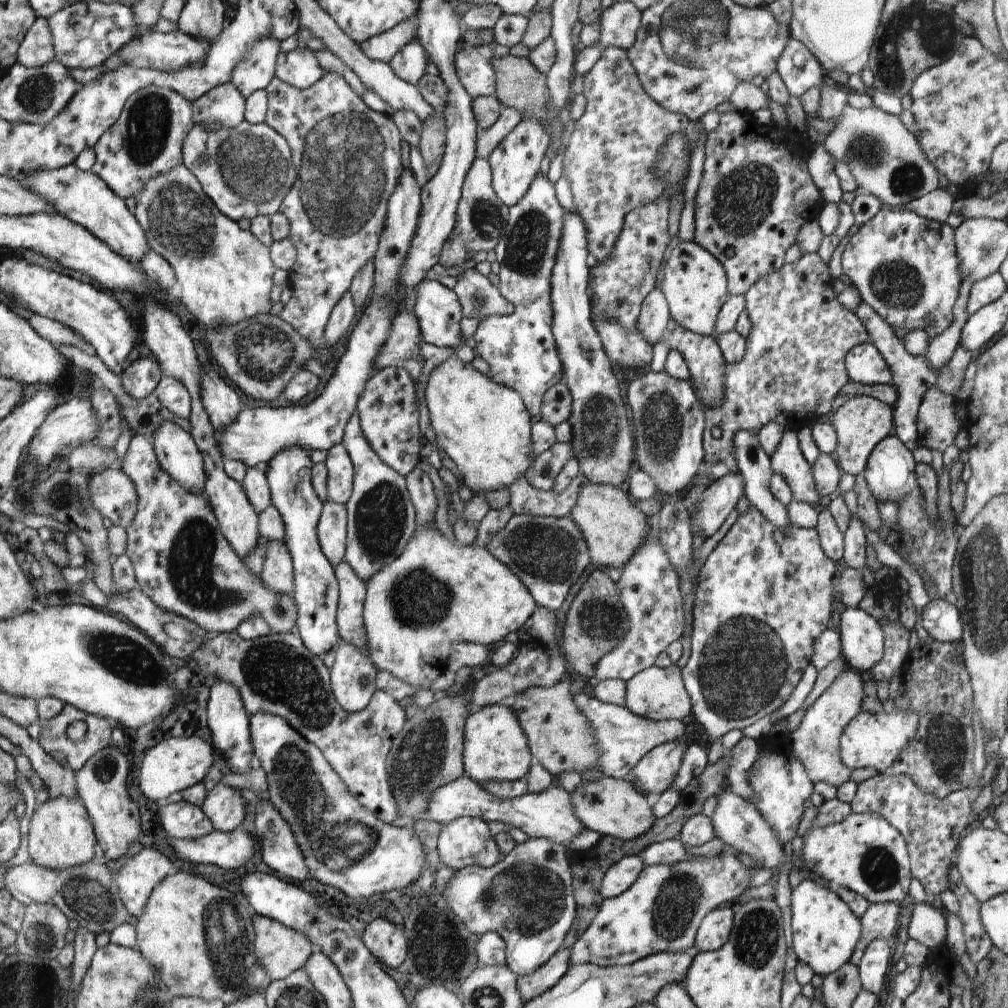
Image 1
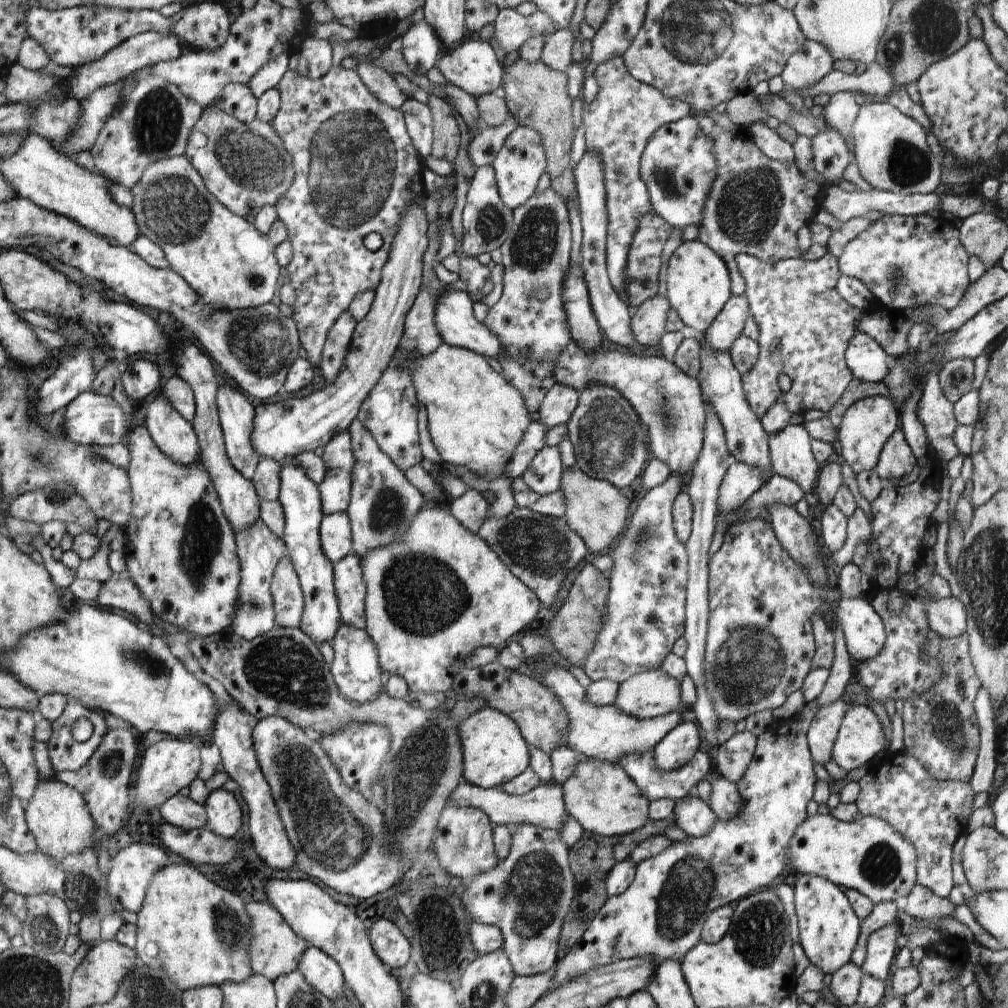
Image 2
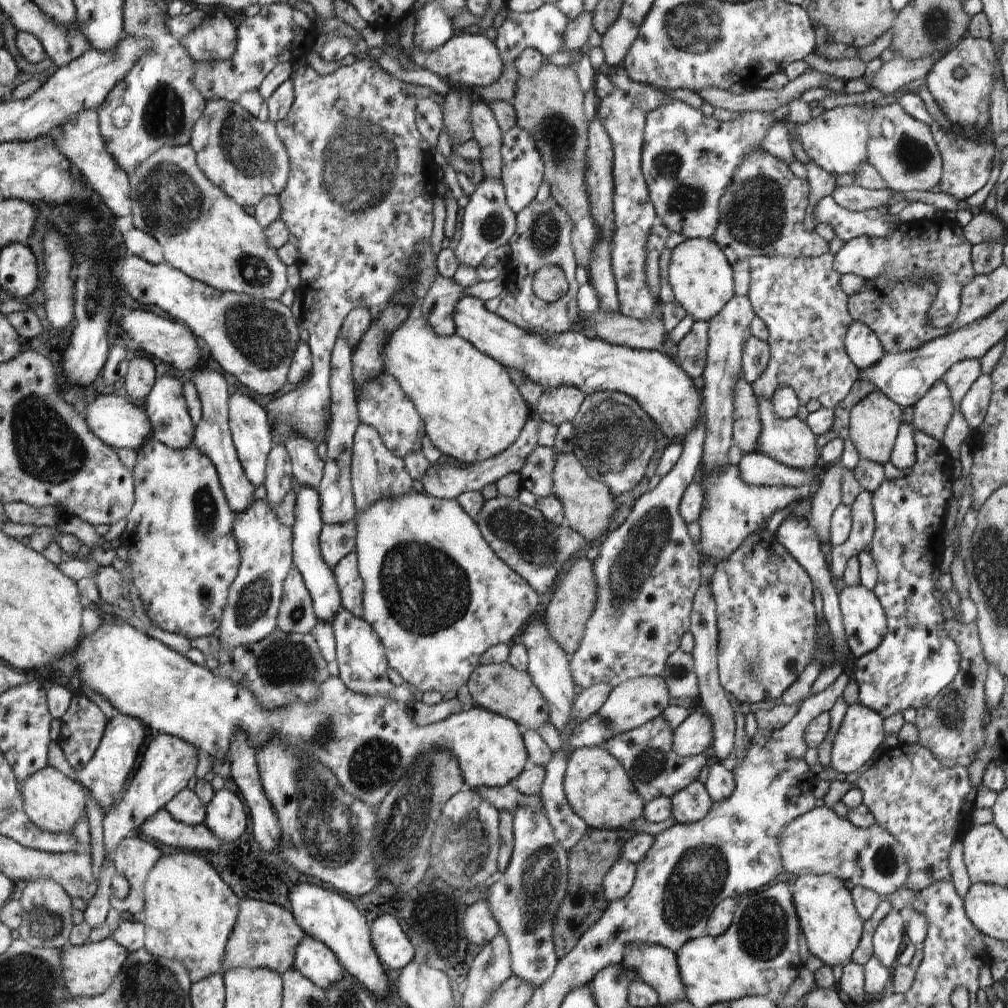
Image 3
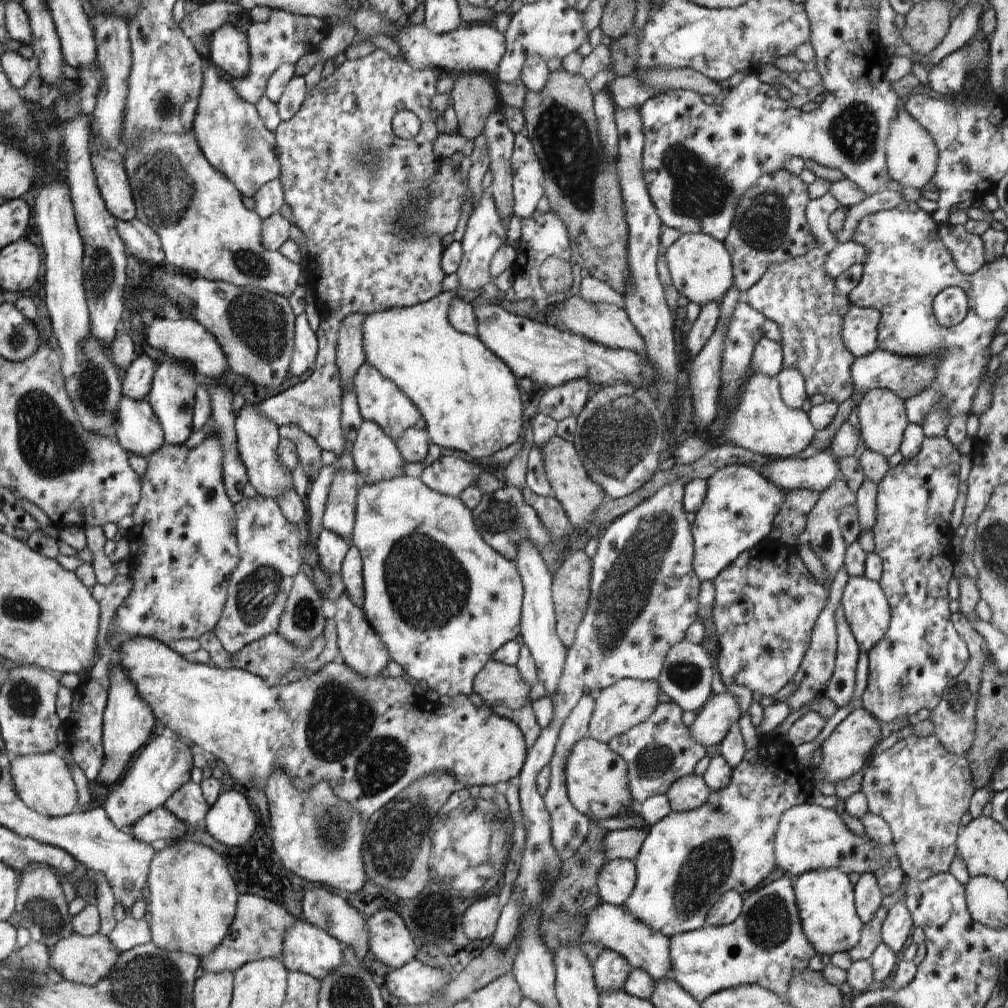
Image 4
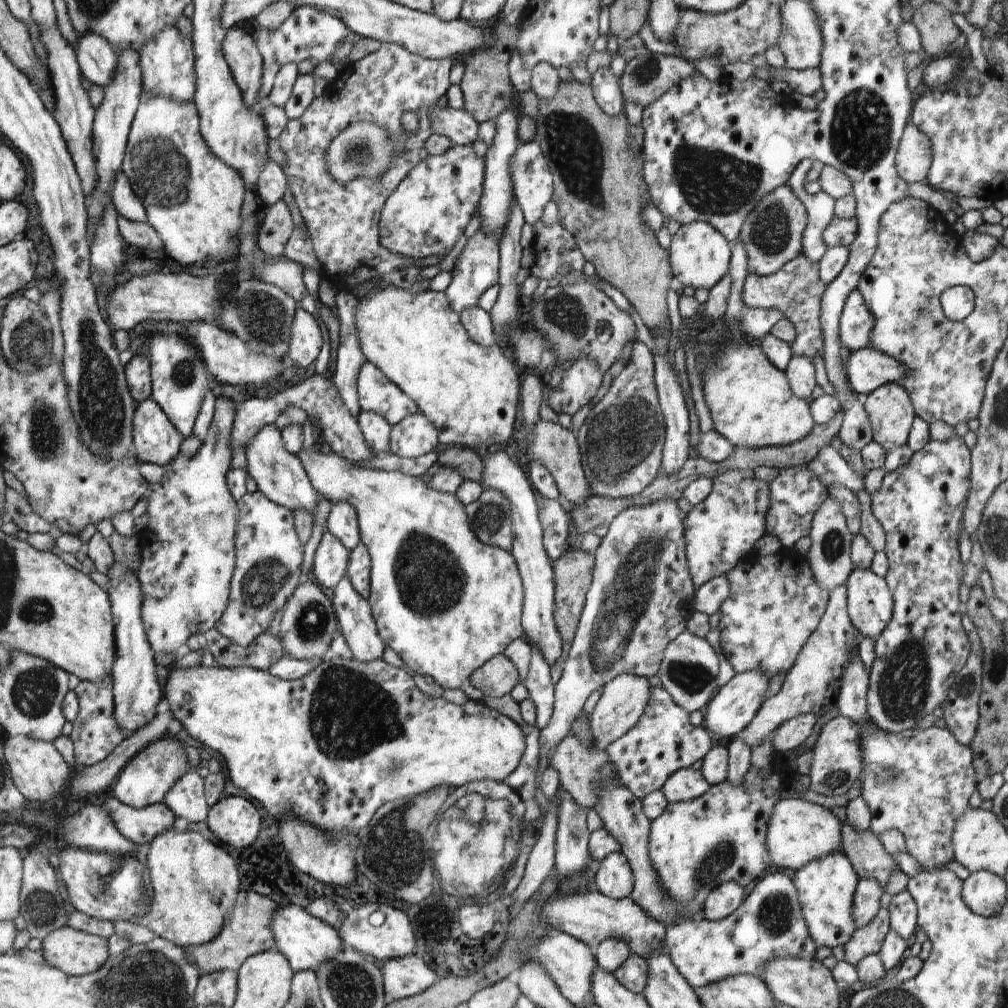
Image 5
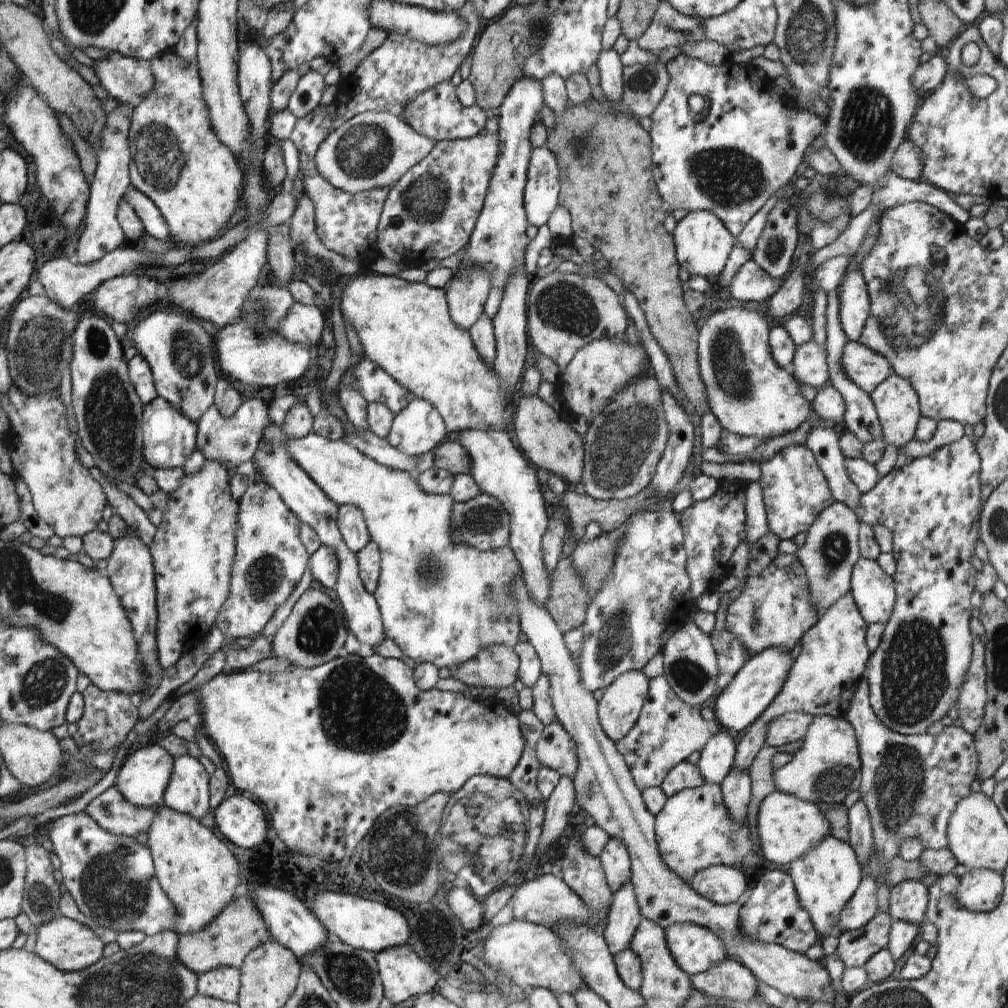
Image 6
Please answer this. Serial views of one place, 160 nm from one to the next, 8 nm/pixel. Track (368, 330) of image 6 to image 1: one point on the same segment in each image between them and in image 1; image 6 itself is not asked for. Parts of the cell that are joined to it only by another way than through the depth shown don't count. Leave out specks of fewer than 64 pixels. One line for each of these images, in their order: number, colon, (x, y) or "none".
1: (483, 426)
2: (476, 418)
3: (473, 412)
4: (468, 396)
5: (470, 393)

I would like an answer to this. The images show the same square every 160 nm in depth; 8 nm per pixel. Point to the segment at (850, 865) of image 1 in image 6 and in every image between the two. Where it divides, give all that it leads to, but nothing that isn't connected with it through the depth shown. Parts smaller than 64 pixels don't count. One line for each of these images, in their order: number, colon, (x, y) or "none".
2: (867, 854)
3: (820, 842)
4: (808, 837)
5: (798, 831)
6: (787, 827)

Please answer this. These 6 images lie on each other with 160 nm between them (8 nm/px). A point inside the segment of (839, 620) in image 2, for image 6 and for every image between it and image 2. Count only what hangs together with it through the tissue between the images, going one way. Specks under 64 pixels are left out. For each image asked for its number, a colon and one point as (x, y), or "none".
3: (865, 623)
4: (866, 610)
5: (870, 603)
6: (873, 590)

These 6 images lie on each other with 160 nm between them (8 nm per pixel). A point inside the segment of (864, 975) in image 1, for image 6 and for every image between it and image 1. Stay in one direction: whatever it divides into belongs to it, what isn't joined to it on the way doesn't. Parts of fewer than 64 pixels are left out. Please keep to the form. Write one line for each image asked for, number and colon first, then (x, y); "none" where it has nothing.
2: (881, 945)
3: (887, 938)
4: (895, 929)
5: (903, 916)
6: (908, 900)

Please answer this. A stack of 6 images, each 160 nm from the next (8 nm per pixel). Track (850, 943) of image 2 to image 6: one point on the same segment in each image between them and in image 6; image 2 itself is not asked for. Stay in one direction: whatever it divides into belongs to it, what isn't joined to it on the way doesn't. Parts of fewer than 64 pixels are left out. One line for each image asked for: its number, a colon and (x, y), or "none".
3: (827, 916)
4: (825, 899)
5: (826, 886)
6: (825, 878)

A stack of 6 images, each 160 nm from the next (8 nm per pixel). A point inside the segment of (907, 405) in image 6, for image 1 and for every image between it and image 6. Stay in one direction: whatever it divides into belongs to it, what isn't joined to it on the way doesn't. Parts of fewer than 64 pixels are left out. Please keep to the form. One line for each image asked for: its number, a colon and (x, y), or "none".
1: (862, 422)
2: (867, 424)
3: (874, 422)
4: (883, 419)
5: (890, 411)

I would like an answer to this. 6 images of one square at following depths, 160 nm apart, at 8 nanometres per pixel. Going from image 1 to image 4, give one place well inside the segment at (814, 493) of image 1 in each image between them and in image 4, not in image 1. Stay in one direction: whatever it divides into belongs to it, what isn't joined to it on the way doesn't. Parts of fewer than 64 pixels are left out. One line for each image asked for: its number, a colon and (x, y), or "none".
2: (790, 449)
3: (790, 441)
4: (762, 422)

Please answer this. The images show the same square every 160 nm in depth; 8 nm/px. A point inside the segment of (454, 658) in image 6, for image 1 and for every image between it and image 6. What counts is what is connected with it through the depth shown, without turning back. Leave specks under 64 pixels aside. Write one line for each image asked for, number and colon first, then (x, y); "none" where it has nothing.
1: (437, 593)
2: (425, 624)
3: (435, 624)
4: (443, 601)
5: (446, 603)

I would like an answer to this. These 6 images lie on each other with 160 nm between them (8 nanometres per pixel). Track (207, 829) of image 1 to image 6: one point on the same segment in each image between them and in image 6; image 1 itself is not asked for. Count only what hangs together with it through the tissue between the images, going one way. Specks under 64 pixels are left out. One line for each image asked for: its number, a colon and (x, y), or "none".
2: (181, 811)
3: (187, 807)
4: (188, 804)
5: (187, 799)
6: (188, 792)

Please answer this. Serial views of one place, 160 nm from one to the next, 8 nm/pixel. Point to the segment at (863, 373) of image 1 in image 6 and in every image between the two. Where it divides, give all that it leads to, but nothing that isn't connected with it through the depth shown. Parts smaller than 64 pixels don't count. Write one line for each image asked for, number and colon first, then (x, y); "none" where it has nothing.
2: (868, 361)
3: (863, 346)
4: (859, 330)
5: (856, 322)
6: (855, 305)

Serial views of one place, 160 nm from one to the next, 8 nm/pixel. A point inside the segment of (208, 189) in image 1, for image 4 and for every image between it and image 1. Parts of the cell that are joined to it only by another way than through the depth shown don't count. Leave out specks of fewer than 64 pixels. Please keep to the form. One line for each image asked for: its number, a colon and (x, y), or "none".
2: (247, 166)
3: (244, 156)
4: (230, 134)

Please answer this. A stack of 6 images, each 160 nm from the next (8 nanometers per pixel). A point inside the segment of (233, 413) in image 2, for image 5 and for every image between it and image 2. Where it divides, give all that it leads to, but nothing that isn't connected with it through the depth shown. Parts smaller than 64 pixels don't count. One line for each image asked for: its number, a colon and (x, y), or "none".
3: (251, 432)
4: (258, 438)
5: (280, 475)

